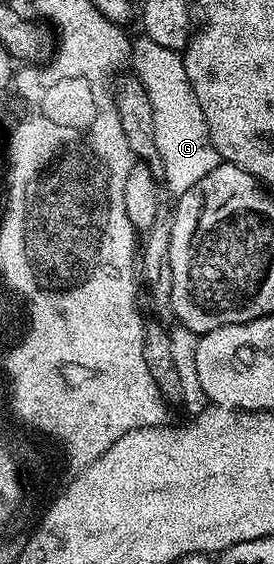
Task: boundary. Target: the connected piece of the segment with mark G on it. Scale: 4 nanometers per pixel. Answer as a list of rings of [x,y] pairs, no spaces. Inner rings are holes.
[[[141,34],[138,40],[132,41],[129,60],[143,90],[147,90],[147,98],[151,98],[155,146],[159,150],[159,158],[163,158],[164,187],[169,187],[174,197],[182,196],[195,186],[195,182],[199,182],[199,178],[207,178],[207,174],[211,174],[219,163],[207,118],[203,118],[203,106],[199,106],[195,90],[191,90],[191,78],[187,78],[185,57],[181,52],[167,50],[167,46],[159,46],[159,42],[151,42],[151,38]]]

